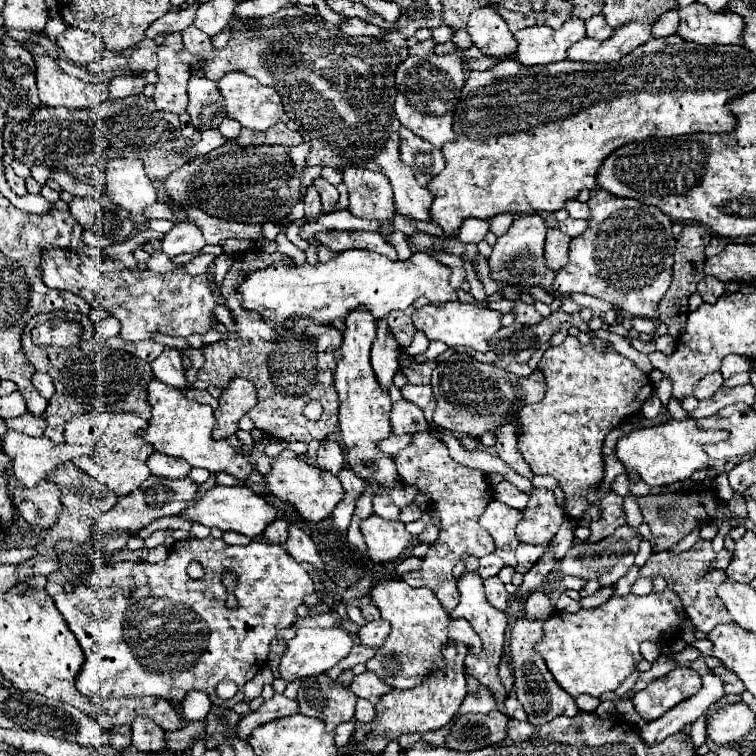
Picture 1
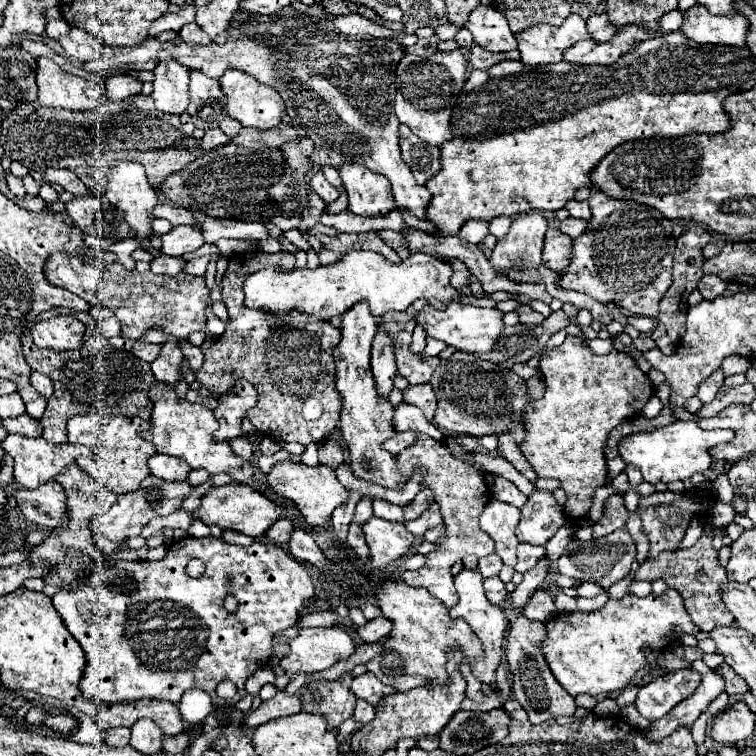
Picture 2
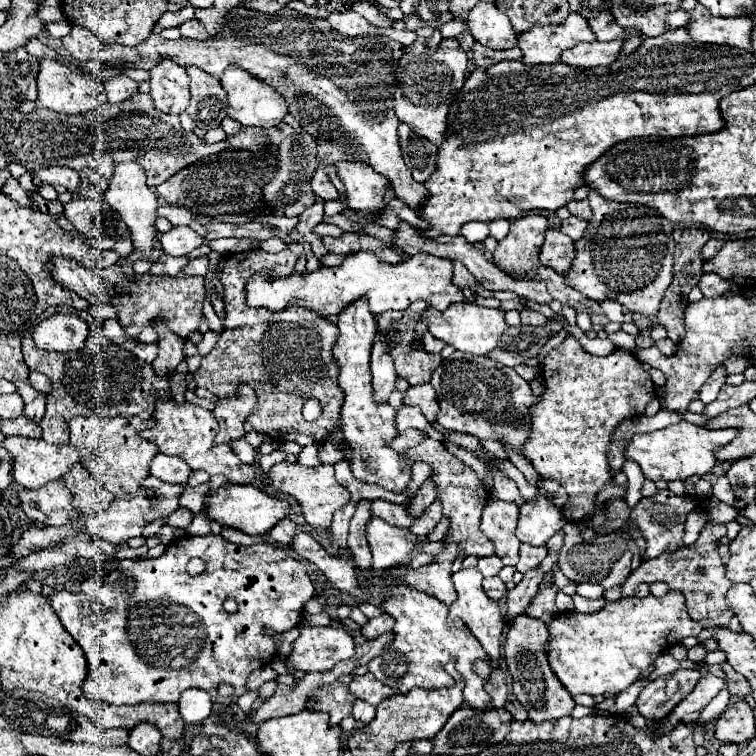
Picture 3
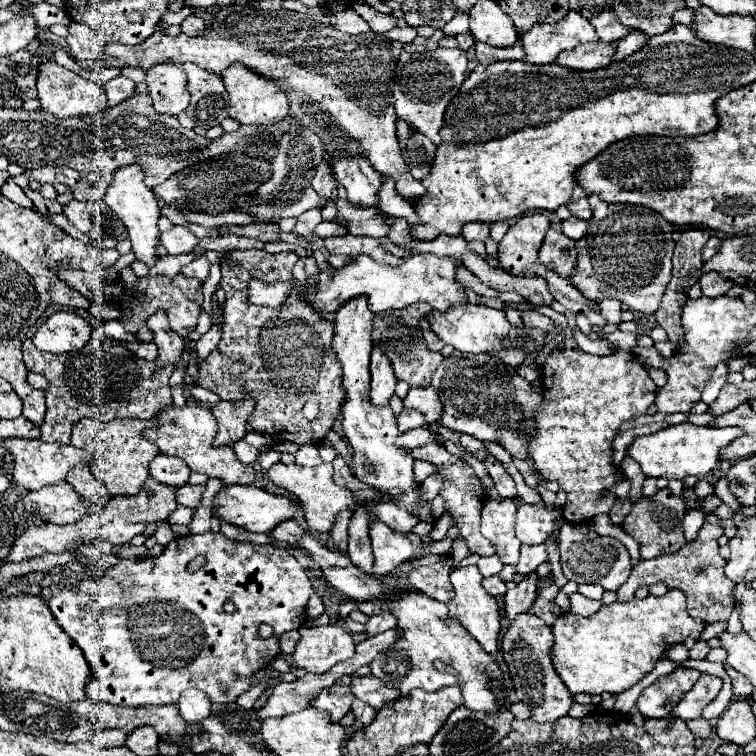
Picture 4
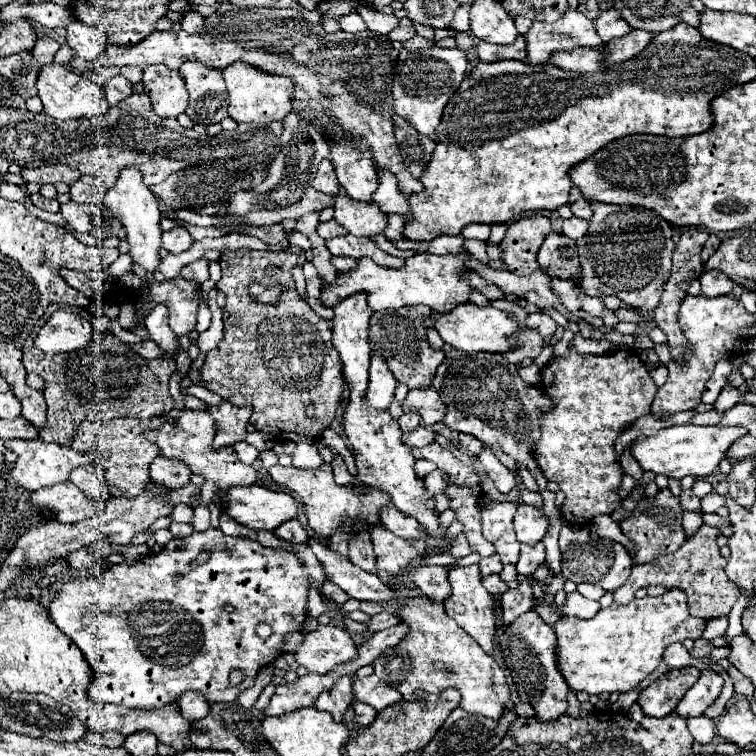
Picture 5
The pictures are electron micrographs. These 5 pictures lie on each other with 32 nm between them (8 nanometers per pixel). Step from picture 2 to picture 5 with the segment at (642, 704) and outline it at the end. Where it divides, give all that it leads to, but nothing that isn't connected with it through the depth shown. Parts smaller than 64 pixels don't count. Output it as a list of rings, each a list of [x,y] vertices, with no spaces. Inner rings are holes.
[[[678,668],[660,676],[656,682],[652,682],[646,690],[640,692],[638,704],[642,712],[646,716],[656,716],[656,718],[668,716],[698,678],[700,670],[696,668]]]

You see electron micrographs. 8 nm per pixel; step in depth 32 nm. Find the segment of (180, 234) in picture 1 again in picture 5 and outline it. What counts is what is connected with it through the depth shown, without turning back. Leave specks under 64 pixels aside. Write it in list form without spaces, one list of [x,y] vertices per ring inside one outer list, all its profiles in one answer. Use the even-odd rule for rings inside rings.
[[[176,226],[176,228],[162,234],[162,246],[170,254],[180,254],[186,248],[190,248],[192,244],[194,244],[194,238],[190,236],[190,232],[184,226]]]

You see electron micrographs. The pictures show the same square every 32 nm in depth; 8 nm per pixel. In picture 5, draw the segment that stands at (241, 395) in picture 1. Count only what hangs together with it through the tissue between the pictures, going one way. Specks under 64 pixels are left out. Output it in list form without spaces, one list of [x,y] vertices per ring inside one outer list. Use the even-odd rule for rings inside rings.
[[[222,402],[212,406],[210,412],[216,418],[216,436],[212,442],[214,448],[234,446],[246,438],[246,424],[252,414],[250,406],[234,406],[230,402]]]

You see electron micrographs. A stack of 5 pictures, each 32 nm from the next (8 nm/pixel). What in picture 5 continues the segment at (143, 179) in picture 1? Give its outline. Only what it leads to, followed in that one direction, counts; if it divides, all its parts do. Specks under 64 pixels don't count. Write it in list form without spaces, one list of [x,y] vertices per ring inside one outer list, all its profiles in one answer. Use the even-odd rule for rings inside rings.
[[[124,168],[118,178],[116,184],[106,192],[106,206],[110,208],[110,212],[124,224],[126,232],[128,232],[128,242],[130,242],[130,256],[134,258],[136,264],[144,266],[148,272],[154,272],[156,266],[160,264],[160,246],[162,246],[162,230],[158,226],[162,212],[158,208],[156,196],[152,194],[152,190],[142,182],[142,174],[138,172],[138,168]]]

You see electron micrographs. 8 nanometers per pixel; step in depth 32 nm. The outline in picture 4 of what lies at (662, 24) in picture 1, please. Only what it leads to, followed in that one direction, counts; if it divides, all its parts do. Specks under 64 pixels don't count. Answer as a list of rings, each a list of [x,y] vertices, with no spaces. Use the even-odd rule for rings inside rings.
[[[682,9],[676,11],[671,16],[674,25],[684,24],[686,26],[691,26],[694,22],[694,9]]]

